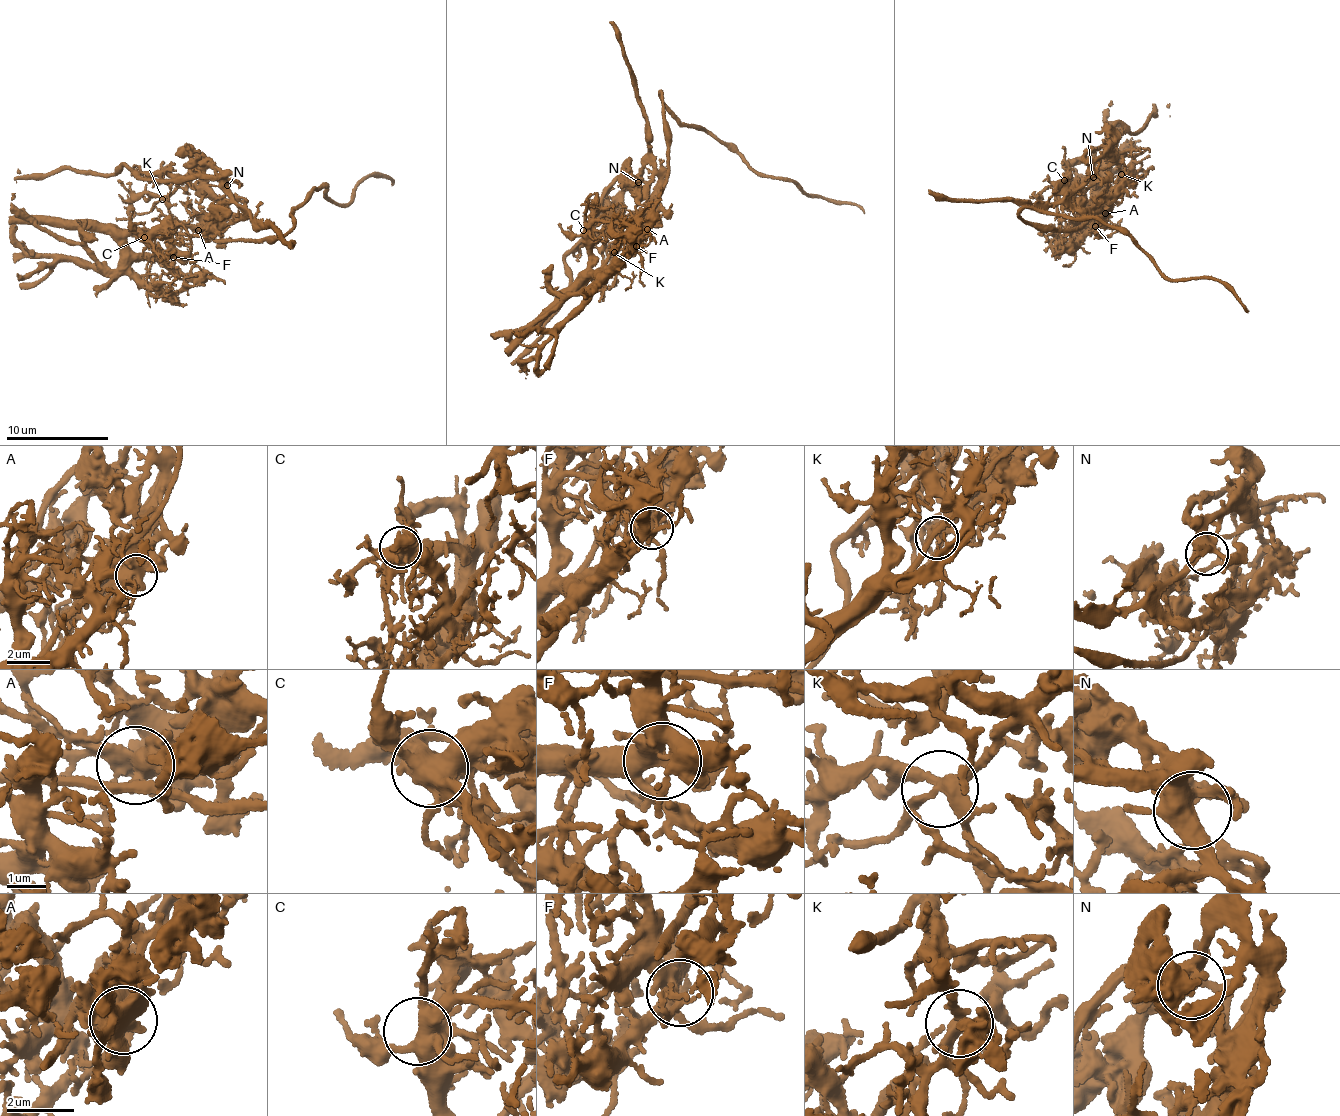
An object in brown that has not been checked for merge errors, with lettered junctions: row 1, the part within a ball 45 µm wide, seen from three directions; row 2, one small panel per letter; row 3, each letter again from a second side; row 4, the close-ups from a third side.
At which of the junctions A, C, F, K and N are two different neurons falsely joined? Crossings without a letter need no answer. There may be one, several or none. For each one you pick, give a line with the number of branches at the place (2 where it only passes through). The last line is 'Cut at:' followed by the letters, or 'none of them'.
A: Branches: 4
Cut at: A

